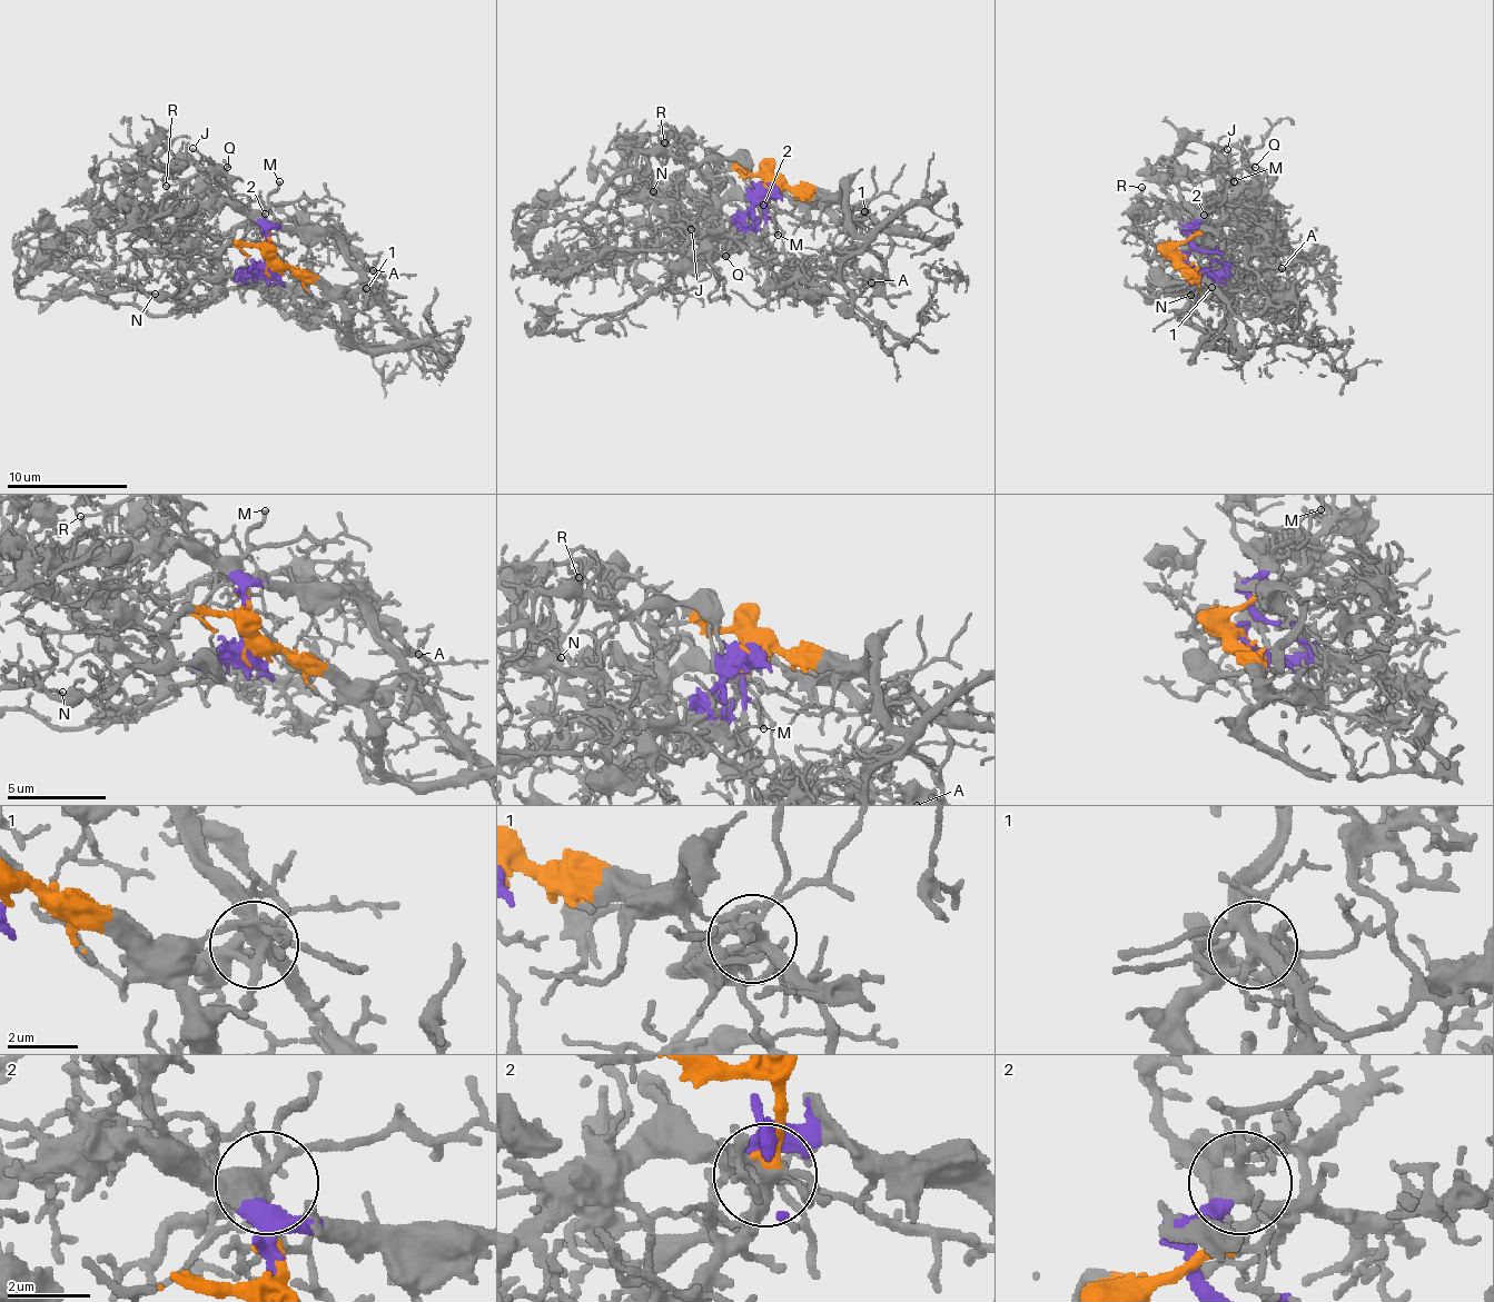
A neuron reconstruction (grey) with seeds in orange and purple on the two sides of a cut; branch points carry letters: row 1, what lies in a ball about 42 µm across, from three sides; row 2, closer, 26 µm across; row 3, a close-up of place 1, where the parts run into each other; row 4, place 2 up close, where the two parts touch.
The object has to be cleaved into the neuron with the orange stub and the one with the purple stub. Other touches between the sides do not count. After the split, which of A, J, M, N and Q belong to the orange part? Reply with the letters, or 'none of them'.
N

